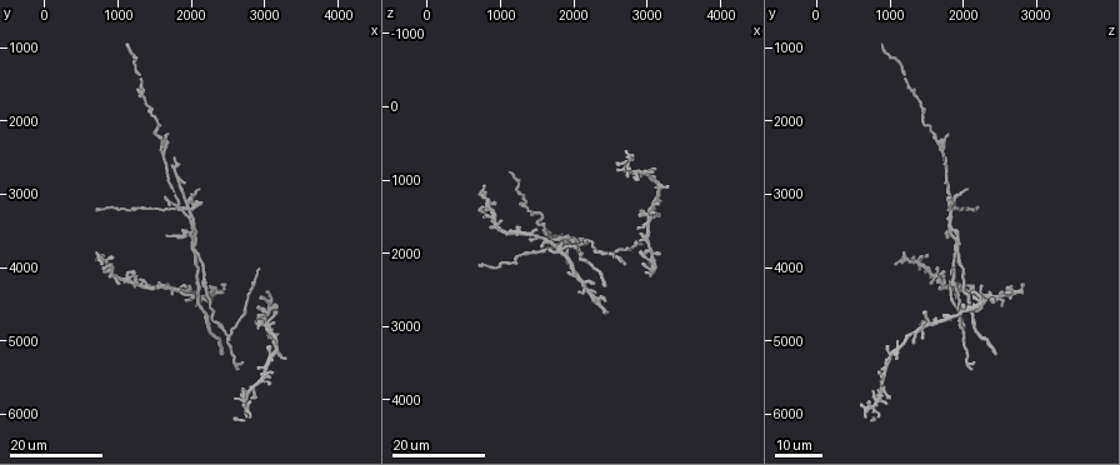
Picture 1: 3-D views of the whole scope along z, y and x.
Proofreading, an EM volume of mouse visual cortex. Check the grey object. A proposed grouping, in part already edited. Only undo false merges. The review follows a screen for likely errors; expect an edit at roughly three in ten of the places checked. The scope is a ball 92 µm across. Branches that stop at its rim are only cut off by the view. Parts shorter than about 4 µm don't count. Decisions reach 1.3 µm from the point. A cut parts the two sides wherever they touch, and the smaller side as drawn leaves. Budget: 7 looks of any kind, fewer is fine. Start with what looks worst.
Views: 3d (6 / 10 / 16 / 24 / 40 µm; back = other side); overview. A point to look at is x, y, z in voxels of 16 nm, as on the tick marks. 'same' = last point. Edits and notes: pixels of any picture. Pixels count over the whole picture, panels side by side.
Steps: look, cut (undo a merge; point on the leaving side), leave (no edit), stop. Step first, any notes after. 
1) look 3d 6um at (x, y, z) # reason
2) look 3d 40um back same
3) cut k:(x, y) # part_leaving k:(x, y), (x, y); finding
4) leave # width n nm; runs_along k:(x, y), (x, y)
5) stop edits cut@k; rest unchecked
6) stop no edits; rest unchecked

look 3d 16um at (1900, 3200, 1850) # four-way junction

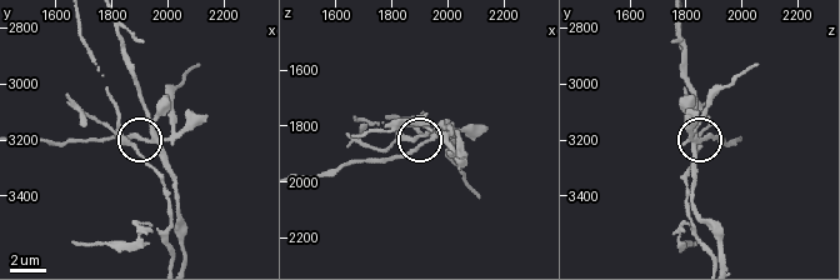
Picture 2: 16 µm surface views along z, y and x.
look 3d 6um at (1880, 3210, 1860)

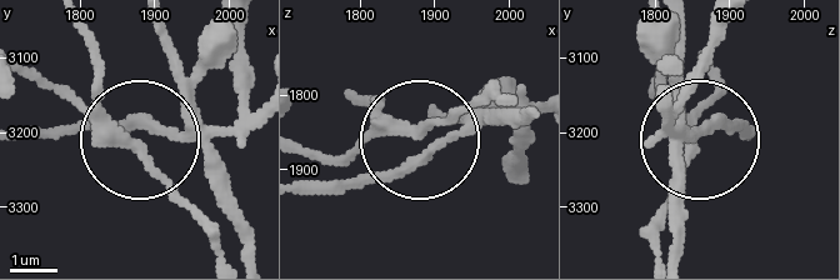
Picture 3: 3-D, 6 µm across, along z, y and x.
cut 3:(68, 91) # arms 4; part_leaving 3:(109, 136), (29, 80); a second cell is stuck on

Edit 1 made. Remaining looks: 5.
look overview

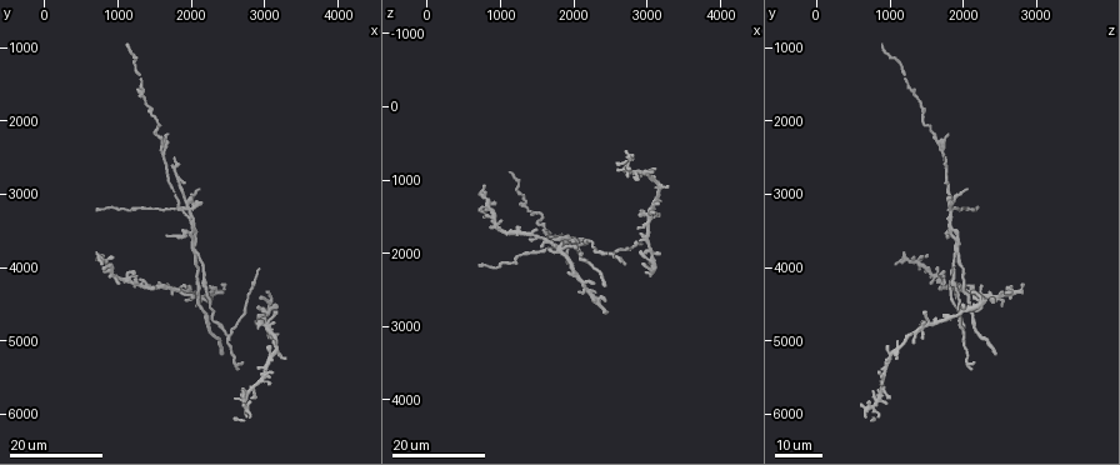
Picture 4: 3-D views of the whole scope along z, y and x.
look 3d 24um at (2500, 4900, 2000) # two arms in line, one across

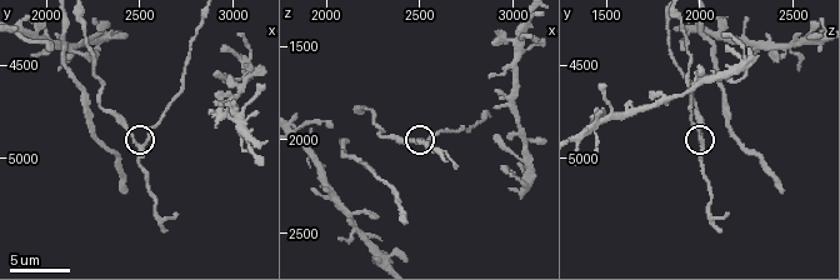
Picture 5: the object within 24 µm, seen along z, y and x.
look 3d 6um at (2520, 4960, 2000) # closer look

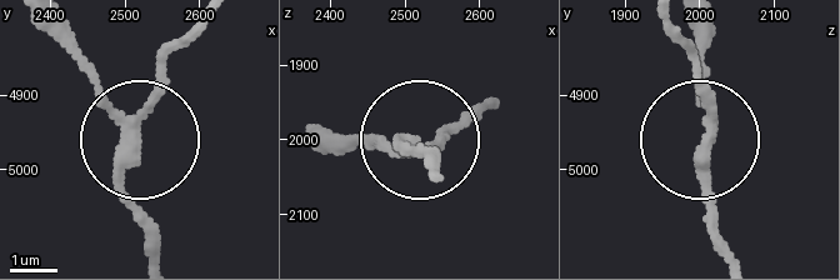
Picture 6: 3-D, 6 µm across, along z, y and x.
leave # runs_along 6:(691, 24), (711, 248); all the same cell

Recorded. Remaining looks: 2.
look 3d 16um at (2050, 3800, 1900) # a fork

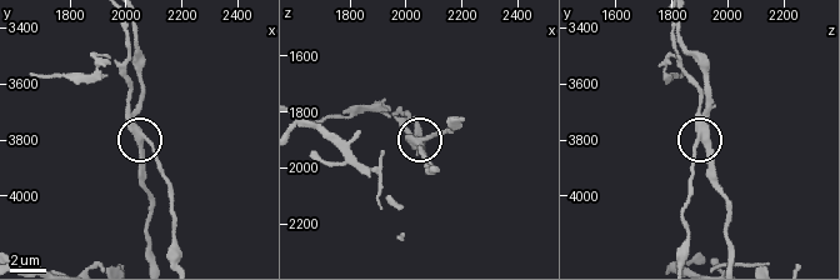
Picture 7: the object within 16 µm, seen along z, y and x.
look 3d 6um at (2040, 3790, 1920)

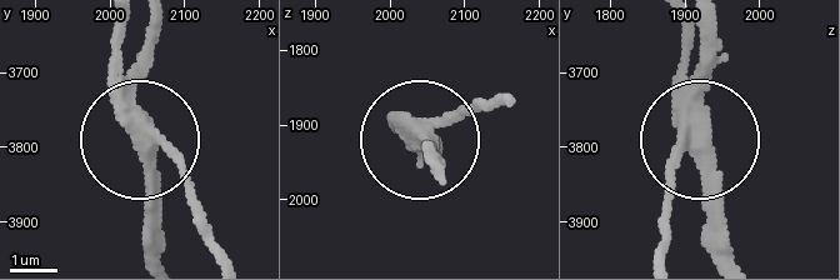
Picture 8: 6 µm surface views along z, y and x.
cut 8:(151, 179) # part_leaving 8:(136, 105), (149, 26); two cells meet here

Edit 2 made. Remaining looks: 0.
stop edits cut@3, cut@8; rest unchecked

